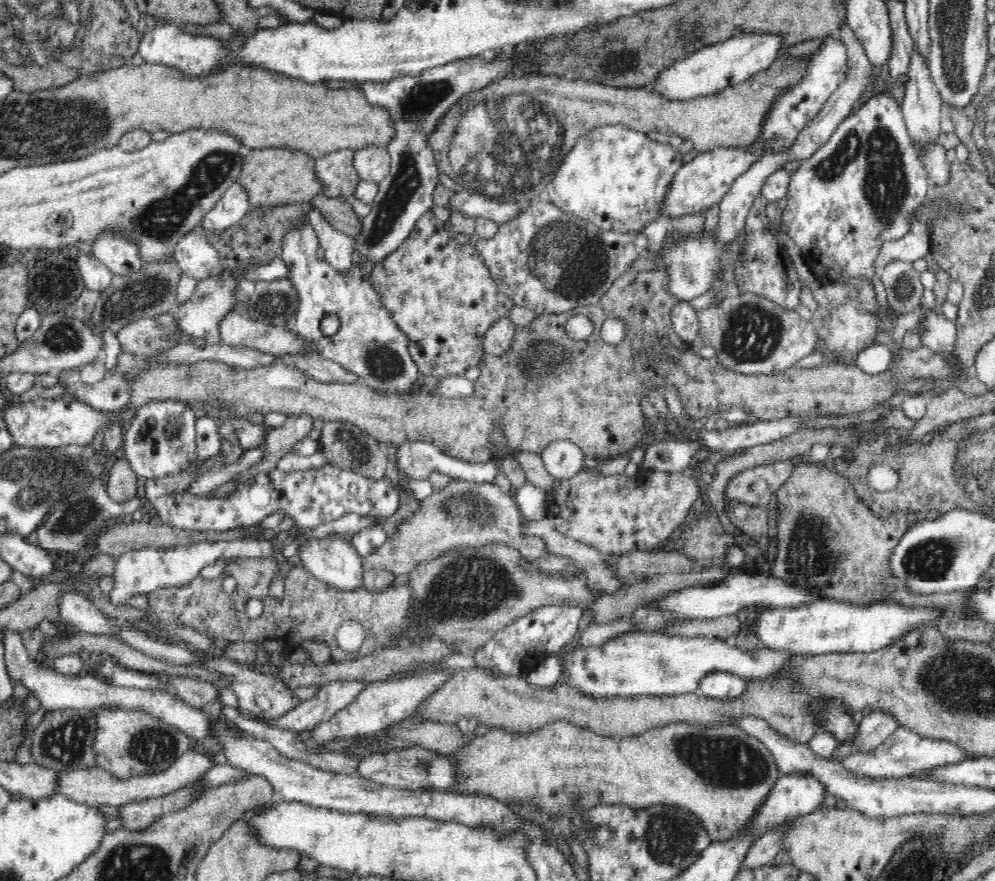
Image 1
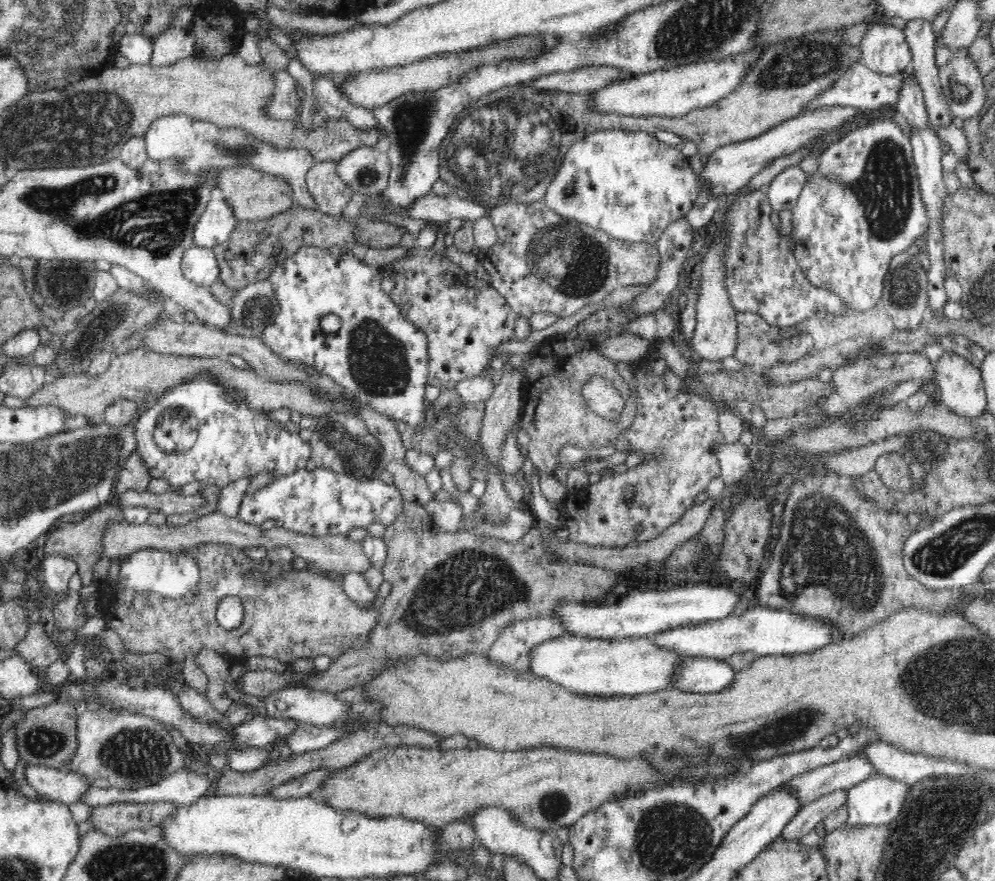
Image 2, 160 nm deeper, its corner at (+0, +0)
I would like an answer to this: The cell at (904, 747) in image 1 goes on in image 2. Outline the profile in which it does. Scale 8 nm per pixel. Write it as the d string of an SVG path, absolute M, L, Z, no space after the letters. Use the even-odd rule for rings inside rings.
M858 753L803 772L788 781L786 785L790 785L798 792L800 805L803 807L836 789L848 790L874 774L877 774L876 767L870 763L868 757Z

